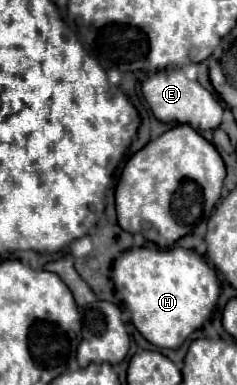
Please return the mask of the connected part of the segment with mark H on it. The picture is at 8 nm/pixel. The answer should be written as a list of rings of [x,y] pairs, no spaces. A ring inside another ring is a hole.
[[[133,247],[115,259],[113,283],[121,301],[131,311],[135,329],[155,347],[177,349],[211,317],[219,299],[215,269],[191,249],[173,247],[165,251]]]

